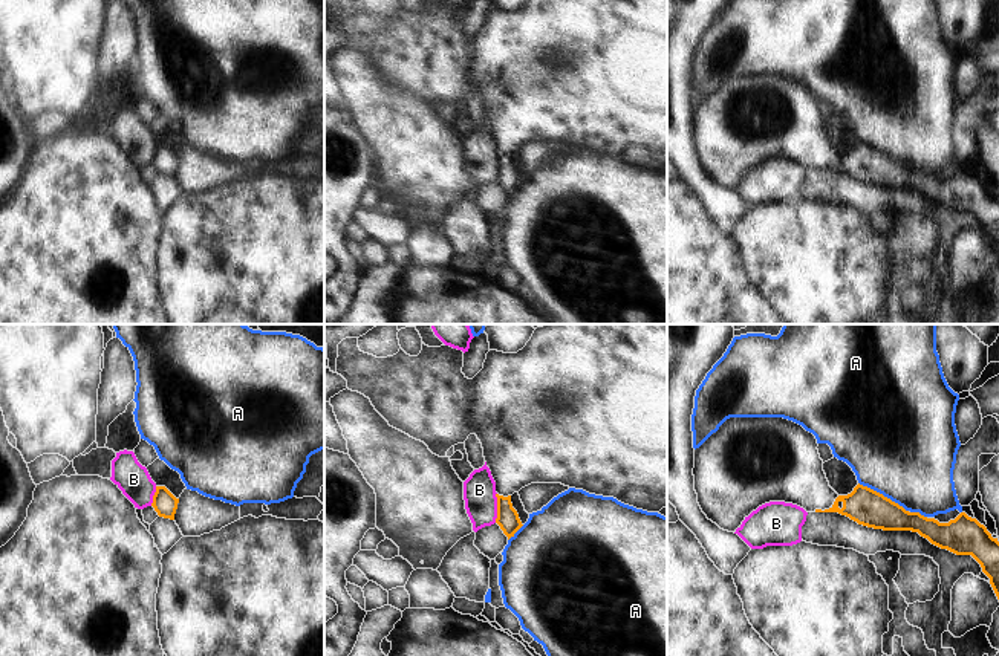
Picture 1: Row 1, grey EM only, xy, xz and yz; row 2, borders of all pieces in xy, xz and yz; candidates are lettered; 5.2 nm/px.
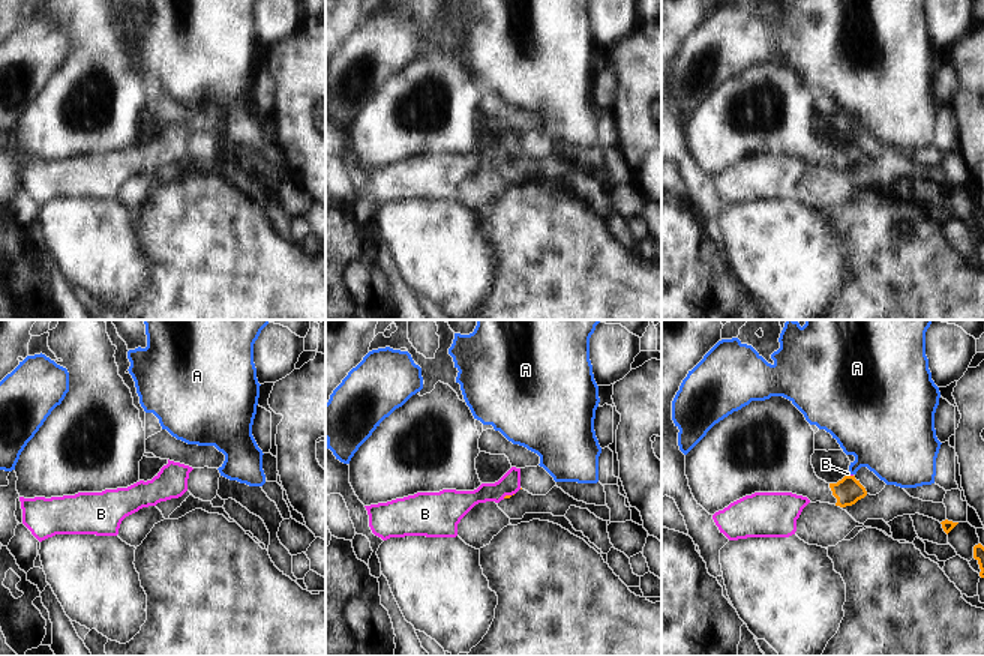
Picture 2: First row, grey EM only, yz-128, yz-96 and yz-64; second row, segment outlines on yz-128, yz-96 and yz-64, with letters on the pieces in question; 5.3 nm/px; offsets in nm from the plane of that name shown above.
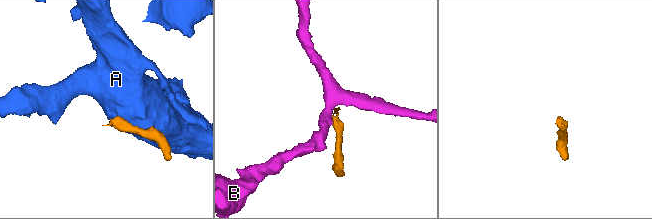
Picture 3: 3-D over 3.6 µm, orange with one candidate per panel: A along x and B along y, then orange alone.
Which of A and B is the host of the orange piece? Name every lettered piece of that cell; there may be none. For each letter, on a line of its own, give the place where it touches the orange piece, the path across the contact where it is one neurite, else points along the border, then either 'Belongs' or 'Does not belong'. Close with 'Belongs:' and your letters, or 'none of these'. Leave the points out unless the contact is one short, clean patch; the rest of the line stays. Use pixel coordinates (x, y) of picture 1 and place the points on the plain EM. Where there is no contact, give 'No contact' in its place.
A: Touches orange at yz (881, 152). Does not belong
B: Touches orange at xz (497, 165). Boundary: xz (496, 150), (494, 179). Does not belong
Belongs: none of these

